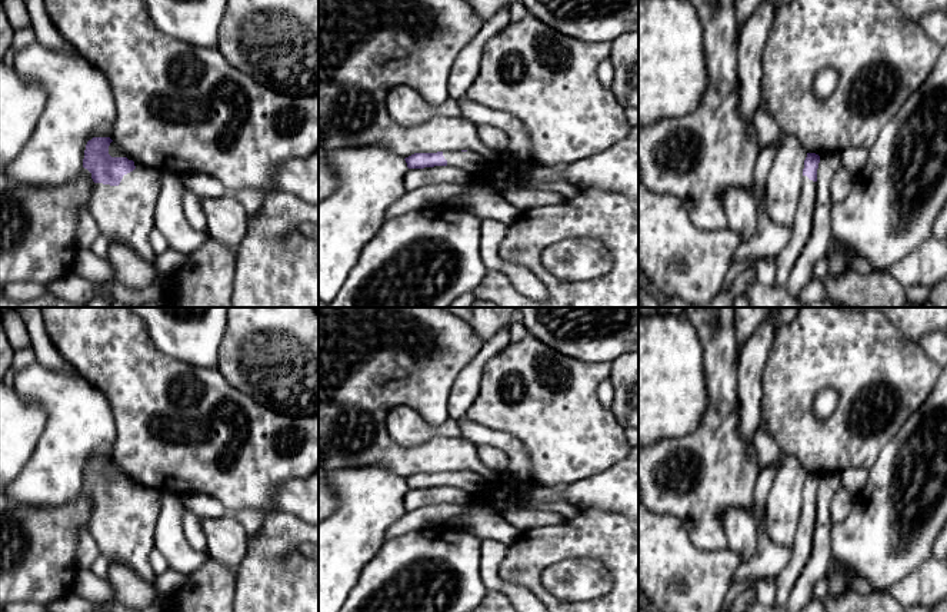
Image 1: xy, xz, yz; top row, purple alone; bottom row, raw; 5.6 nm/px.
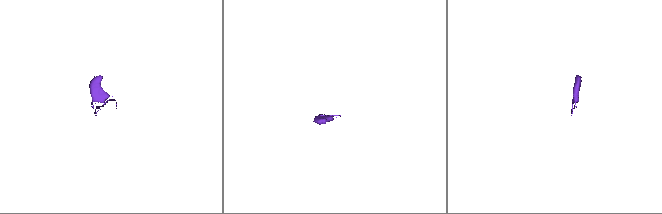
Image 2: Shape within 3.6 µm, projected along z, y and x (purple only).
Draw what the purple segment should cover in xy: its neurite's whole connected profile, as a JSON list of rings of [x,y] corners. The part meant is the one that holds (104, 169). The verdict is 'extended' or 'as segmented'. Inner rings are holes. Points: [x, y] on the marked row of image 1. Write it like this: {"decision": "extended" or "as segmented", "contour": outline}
{"decision": "extended", "contour": [[[93,137],[86,144],[83,167],[96,183],[90,213],[103,236],[129,245],[153,270],[156,255],[149,235],[156,229],[159,170],[136,166],[127,157],[111,157],[111,142],[110,137]]]}

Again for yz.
{"decision": "extended", "contour": [[[807,153],[803,169],[803,190],[787,246],[774,257],[776,287],[784,287],[790,273],[800,257],[813,230],[813,212],[816,209],[816,184],[820,156]]]}

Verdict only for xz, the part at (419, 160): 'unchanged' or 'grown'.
grown

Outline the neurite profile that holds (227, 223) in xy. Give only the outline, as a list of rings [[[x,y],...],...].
[[[234,196],[201,199],[207,219],[207,230],[213,240],[236,249],[249,230],[249,217],[243,204]]]

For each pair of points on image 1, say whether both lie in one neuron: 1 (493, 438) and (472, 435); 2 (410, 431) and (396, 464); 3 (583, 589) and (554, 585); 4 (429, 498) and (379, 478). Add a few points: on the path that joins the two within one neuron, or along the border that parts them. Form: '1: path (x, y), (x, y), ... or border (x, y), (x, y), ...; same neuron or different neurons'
1: path (487, 436), (477, 435); same neuron
2: border (386, 418), (399, 445), (434, 436); different neurons
3: path (576, 586), (562, 585); same neuron
4: border (409, 489), (404, 496), (406, 511); different neurons

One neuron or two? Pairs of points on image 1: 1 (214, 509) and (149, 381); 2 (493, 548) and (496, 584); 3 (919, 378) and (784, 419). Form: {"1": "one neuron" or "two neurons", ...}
{"1": "two neurons", "2": "one neuron", "3": "one neuron"}

